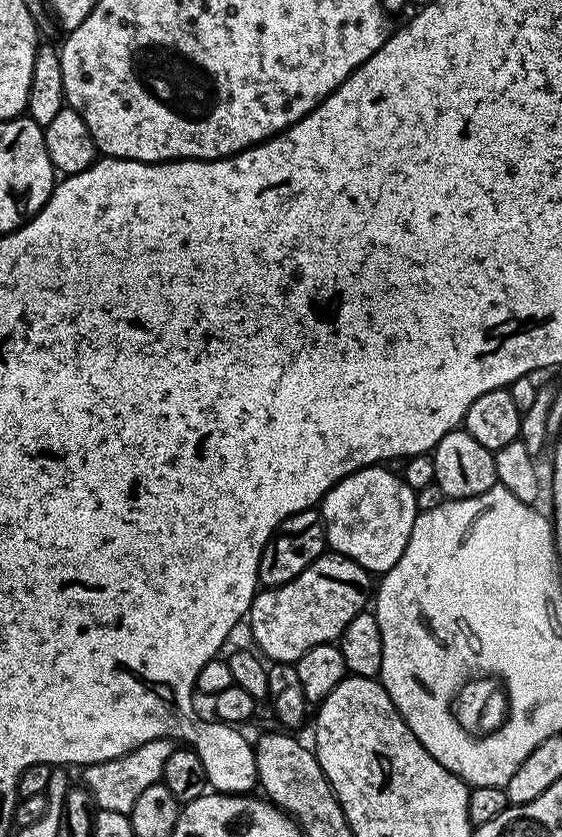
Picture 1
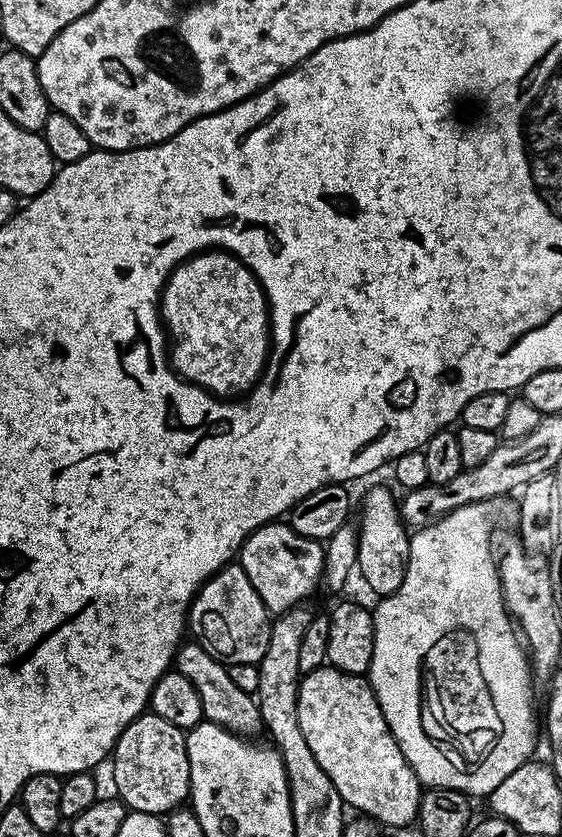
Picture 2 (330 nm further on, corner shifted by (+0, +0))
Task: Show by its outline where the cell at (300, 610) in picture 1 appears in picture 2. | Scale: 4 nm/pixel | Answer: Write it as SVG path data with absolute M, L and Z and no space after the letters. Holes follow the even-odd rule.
M269 522L244 539L238 562L250 578L250 586L258 590L258 598L269 613L279 614L288 608L303 605L316 587L321 587L324 575L324 544L298 534L286 522Z

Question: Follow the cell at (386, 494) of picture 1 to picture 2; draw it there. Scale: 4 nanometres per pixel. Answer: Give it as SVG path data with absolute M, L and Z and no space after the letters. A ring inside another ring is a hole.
M384 486L372 487L362 500L359 531L359 558L357 573L367 586L383 598L398 590L405 577L406 561L409 558L410 534L400 515L397 497Z

